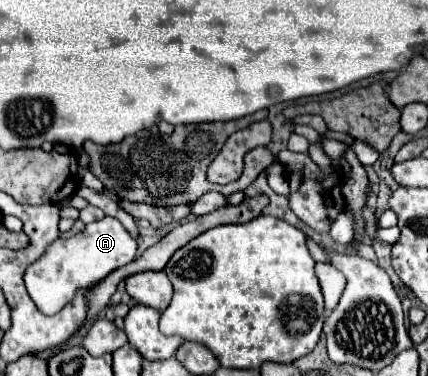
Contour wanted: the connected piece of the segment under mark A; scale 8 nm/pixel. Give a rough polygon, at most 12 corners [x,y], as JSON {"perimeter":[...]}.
{"perimeter":[[103,217],[25,271],[45,315],[131,263],[137,241]]}

